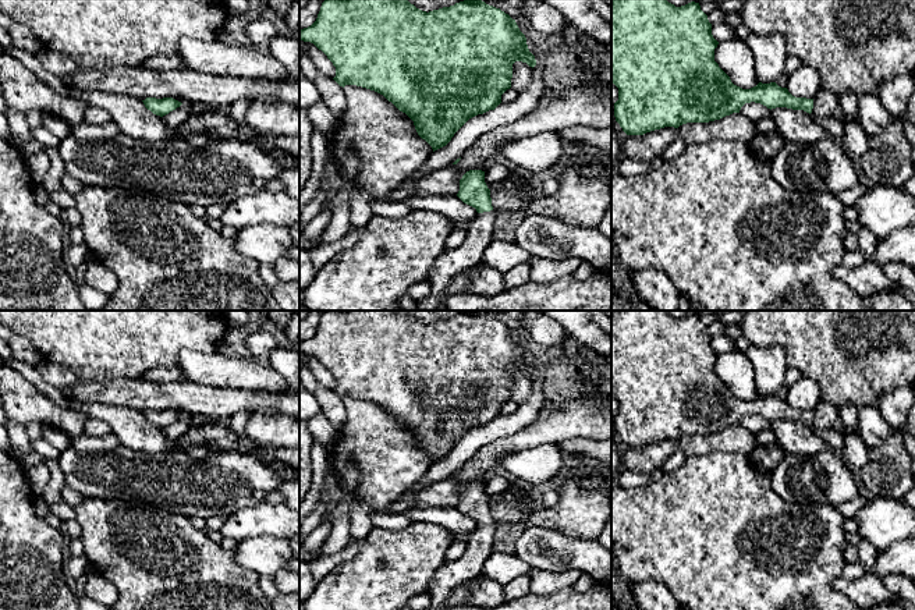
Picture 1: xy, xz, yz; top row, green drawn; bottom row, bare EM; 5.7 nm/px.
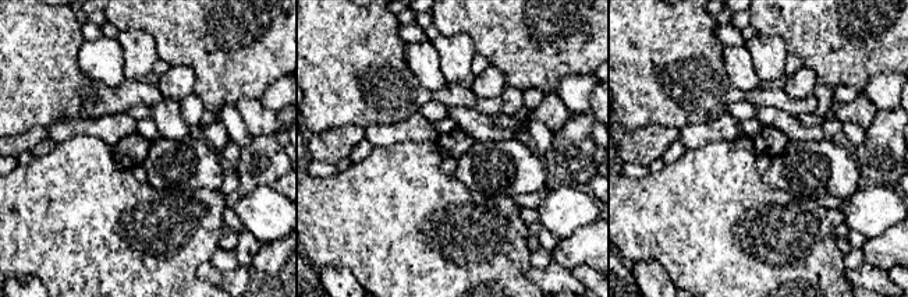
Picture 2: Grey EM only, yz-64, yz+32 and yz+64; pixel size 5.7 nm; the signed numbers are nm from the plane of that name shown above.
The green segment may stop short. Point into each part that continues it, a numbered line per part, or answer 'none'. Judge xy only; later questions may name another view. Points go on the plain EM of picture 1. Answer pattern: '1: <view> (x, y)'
none

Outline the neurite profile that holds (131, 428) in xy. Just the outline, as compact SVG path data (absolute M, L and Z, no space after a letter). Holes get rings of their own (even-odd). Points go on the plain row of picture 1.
M43 359L38 365L38 370L47 383L64 393L71 407L88 418L106 422L123 446L148 454L169 448L169 440L163 430L148 422L142 412L120 405L75 401L68 397L67 389L78 380L70 369Z

